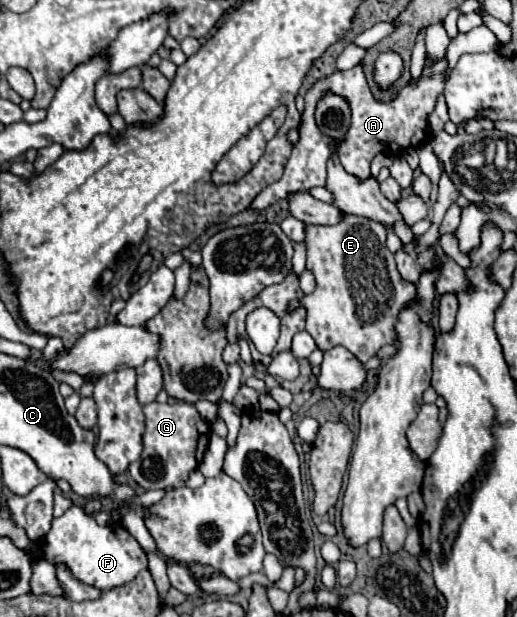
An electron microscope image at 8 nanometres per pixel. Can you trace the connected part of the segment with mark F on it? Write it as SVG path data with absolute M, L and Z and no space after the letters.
M72 507L62 517L56 519L56 525L54 525L54 553L48 553L48 555L50 555L50 563L54 563L54 565L66 565L74 579L78 579L78 581L82 581L86 585L98 587L102 591L108 591L108 589L126 585L142 569L148 569L148 559L146 559L144 549L138 545L138 541L120 523L110 523L106 527L100 527L94 521L92 515L86 515L84 513L82 507Z

